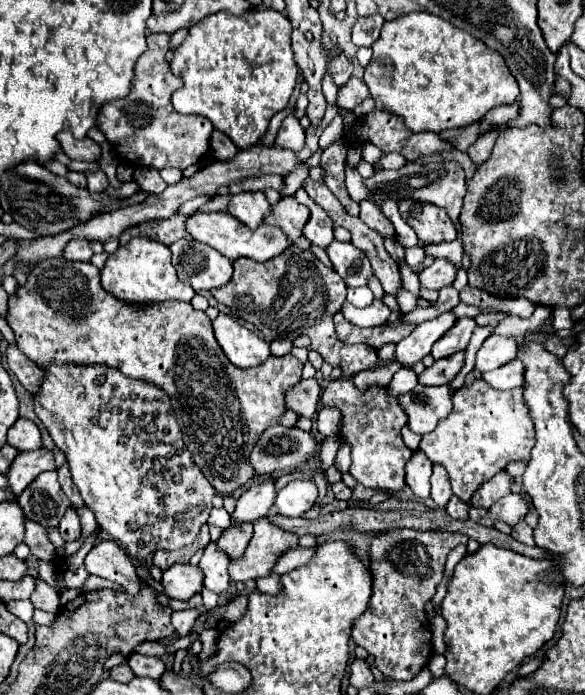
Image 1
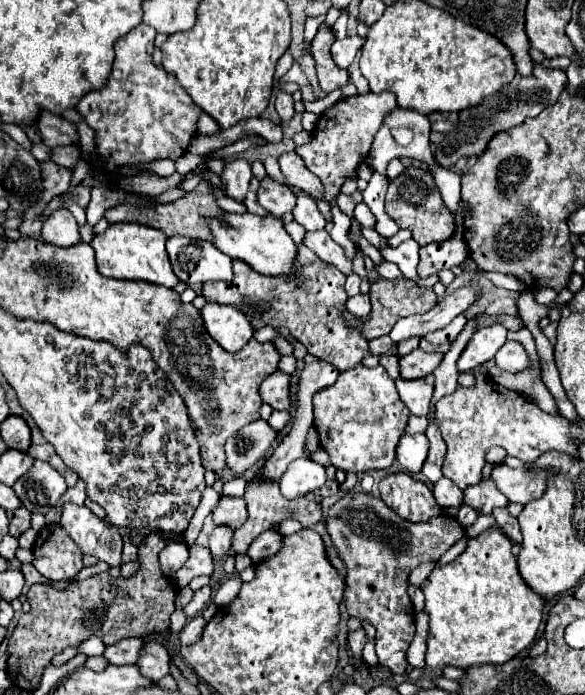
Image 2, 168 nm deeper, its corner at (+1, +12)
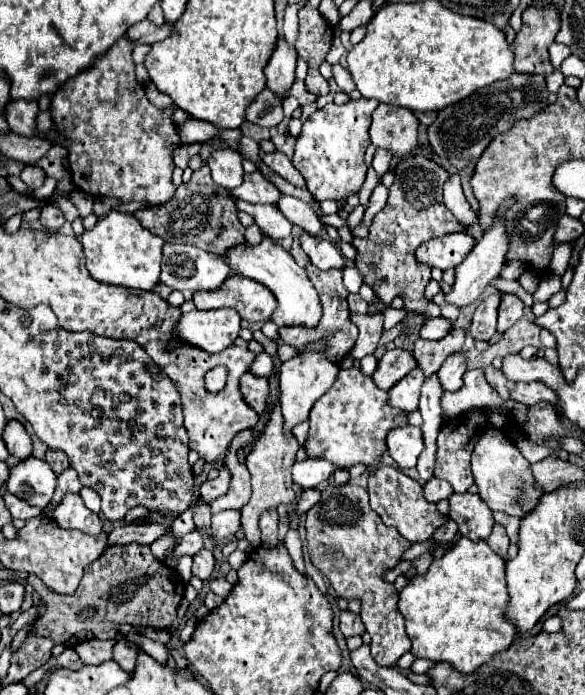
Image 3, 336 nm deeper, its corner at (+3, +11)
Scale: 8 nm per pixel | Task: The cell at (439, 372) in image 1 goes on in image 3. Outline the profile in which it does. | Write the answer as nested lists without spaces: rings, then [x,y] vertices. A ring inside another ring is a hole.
[[[392,349],[382,355],[376,371],[370,377],[380,389],[388,391],[390,387],[394,387],[400,381],[400,377],[408,375],[414,367],[416,367],[416,363],[412,361],[412,353],[408,353],[404,349]]]

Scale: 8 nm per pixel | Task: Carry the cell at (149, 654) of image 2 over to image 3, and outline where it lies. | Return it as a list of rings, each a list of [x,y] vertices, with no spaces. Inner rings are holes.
[[[116,637],[116,645],[114,645],[114,651],[112,651],[112,659],[124,669],[124,671],[132,671],[134,669],[134,663],[136,663],[136,657],[138,657],[138,651],[136,651],[136,645],[134,643],[128,643],[124,637]]]

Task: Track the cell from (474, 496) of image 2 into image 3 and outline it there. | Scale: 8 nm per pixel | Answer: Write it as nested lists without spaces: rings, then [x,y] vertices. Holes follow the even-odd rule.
[[[462,493],[462,495],[450,495],[450,517],[458,523],[458,533],[462,537],[468,537],[472,541],[488,539],[494,519],[492,511],[480,501],[480,497],[472,493]]]

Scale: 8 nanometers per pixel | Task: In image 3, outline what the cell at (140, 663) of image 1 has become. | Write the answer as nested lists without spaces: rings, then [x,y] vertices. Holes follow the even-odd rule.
[[[90,639],[90,641],[78,643],[74,647],[74,651],[78,653],[82,663],[86,663],[86,665],[100,665],[102,661],[108,661],[112,657],[112,645],[114,645],[114,641]]]

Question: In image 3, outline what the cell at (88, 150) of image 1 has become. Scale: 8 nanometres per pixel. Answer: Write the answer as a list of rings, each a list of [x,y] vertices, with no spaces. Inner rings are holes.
[[[10,101],[6,105],[6,123],[10,131],[18,135],[34,135],[36,133],[36,113],[38,113],[38,103],[36,101]]]

